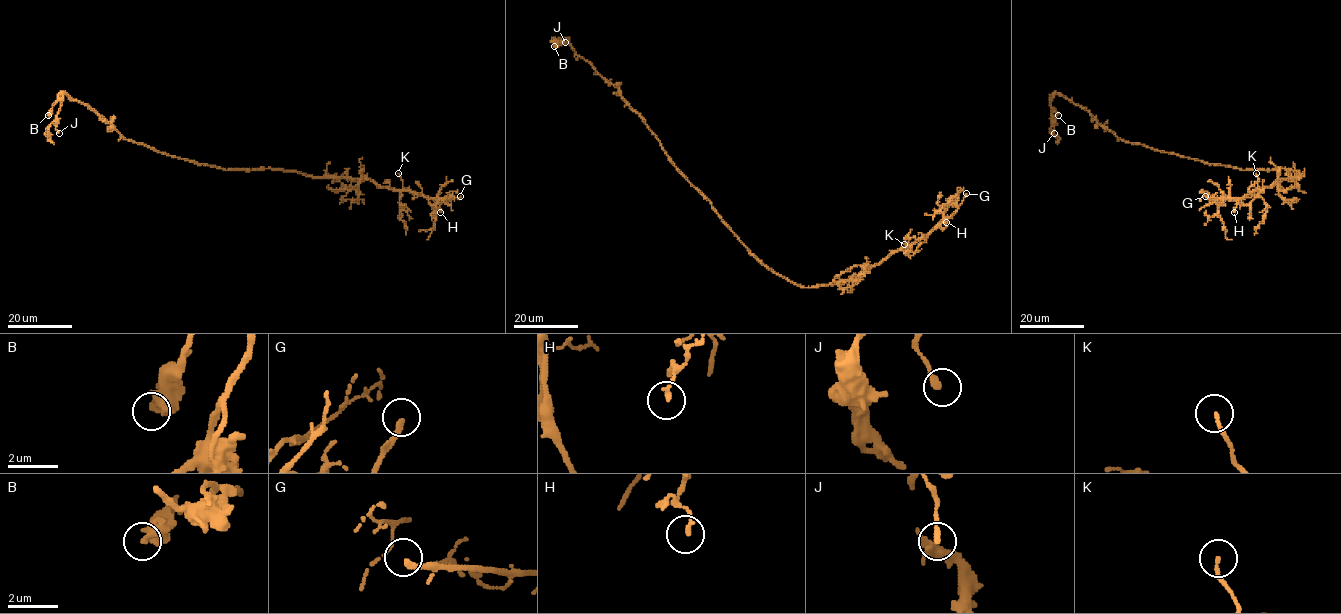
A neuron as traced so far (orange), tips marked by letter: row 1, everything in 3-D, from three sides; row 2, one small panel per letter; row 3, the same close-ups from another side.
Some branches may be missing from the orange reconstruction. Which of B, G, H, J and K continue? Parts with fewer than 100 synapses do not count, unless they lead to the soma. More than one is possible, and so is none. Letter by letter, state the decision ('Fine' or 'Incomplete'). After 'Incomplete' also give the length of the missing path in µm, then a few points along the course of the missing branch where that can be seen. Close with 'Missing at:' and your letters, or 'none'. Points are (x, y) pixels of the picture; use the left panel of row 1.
B: Fine
G: Incomplete. Missing length about 20 µm. Course of what is missing: (460, 196), (481, 191), (484, 187)
H: Fine
J: Fine
K: Fine
Missing at: G

